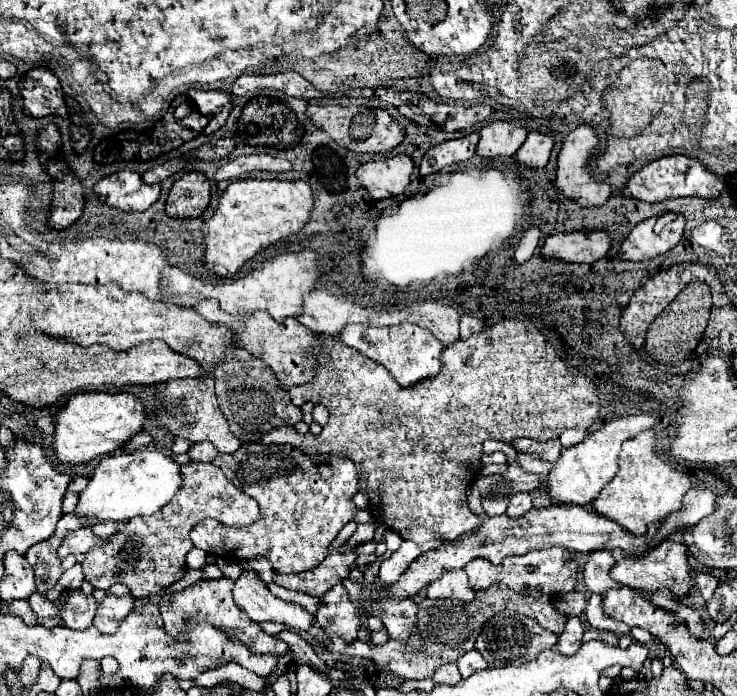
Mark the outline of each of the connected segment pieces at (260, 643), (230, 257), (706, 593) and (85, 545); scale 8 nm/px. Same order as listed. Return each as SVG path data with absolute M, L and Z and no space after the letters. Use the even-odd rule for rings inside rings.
M221 577L221 579L215 579L215 581L197 581L195 585L183 589L179 593L163 595L161 601L159 601L159 611L161 611L161 617L165 621L167 635L171 639L177 639L177 641L185 641L189 637L191 623L203 619L203 621L211 623L213 627L221 629L223 633L227 633L231 639L243 643L255 655L263 655L263 653L285 655L289 651L285 641L281 641L277 635L263 633L263 629L257 629L259 633L255 633L255 621L251 621L241 609L235 609L237 603L233 603L231 587L233 587L233 579Z
M241 179L233 181L219 199L215 215L203 225L207 253L203 257L211 273L231 277L261 249L295 235L305 227L313 209L313 191L305 181Z
M697 571L695 577L693 577L693 581L695 581L695 585L697 585L697 589L701 591L701 595L703 595L705 601L711 599L711 595L713 595L717 583L719 583L711 573L705 573L705 571Z
M81 527L81 529L69 531L69 533L65 535L61 547L57 549L57 557L63 559L63 557L67 557L69 553L73 553L73 555L87 553L91 547L97 547L97 545L101 545L101 543L105 543L105 541L99 539L99 537L95 537L89 529L85 531L85 527Z

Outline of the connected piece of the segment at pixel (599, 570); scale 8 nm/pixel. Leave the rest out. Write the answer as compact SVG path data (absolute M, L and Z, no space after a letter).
M607 549L589 553L589 559L583 569L583 579L585 579L585 585L591 593L605 595L607 589L617 587L617 583L609 577L609 569L613 567L613 563L615 563L615 557Z

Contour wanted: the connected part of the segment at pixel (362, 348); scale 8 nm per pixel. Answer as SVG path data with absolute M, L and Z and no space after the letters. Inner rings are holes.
M401 323L395 327L381 327L381 329L367 325L345 325L343 331L339 333L339 339L345 345L353 347L355 351L363 353L365 357L379 361L383 367L387 367L387 371L401 387L437 375L441 369L441 353L445 349L445 345L431 331L413 323Z

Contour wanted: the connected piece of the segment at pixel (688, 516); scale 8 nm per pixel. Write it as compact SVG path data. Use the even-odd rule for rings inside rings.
M697 485L691 491L687 491L681 511L675 511L667 519L669 519L669 523L693 523L693 525L697 525L703 517L707 517L715 511L715 503L717 503L717 495L711 489Z

